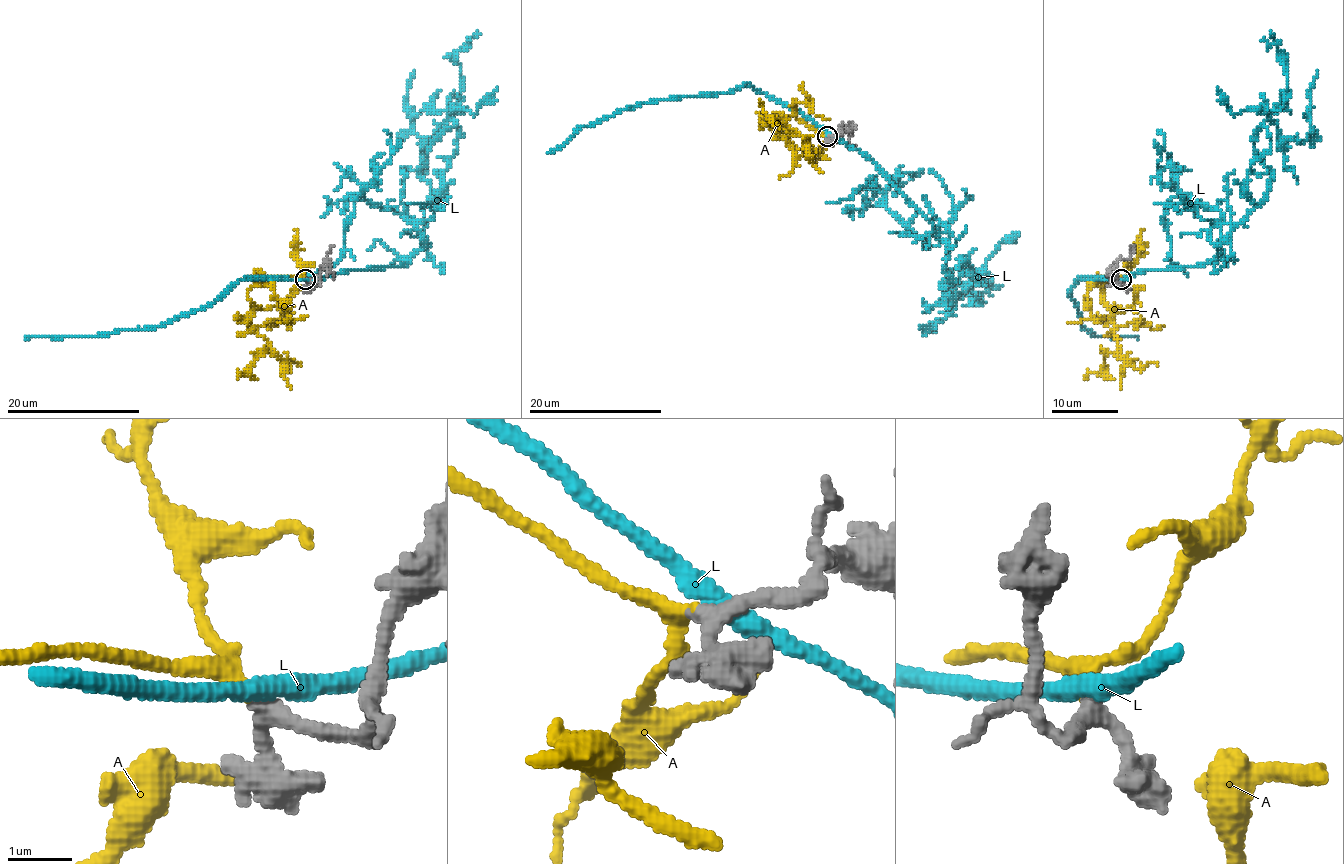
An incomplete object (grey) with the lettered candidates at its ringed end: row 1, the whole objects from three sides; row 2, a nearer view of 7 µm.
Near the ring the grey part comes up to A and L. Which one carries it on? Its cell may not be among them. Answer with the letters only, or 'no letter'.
A

